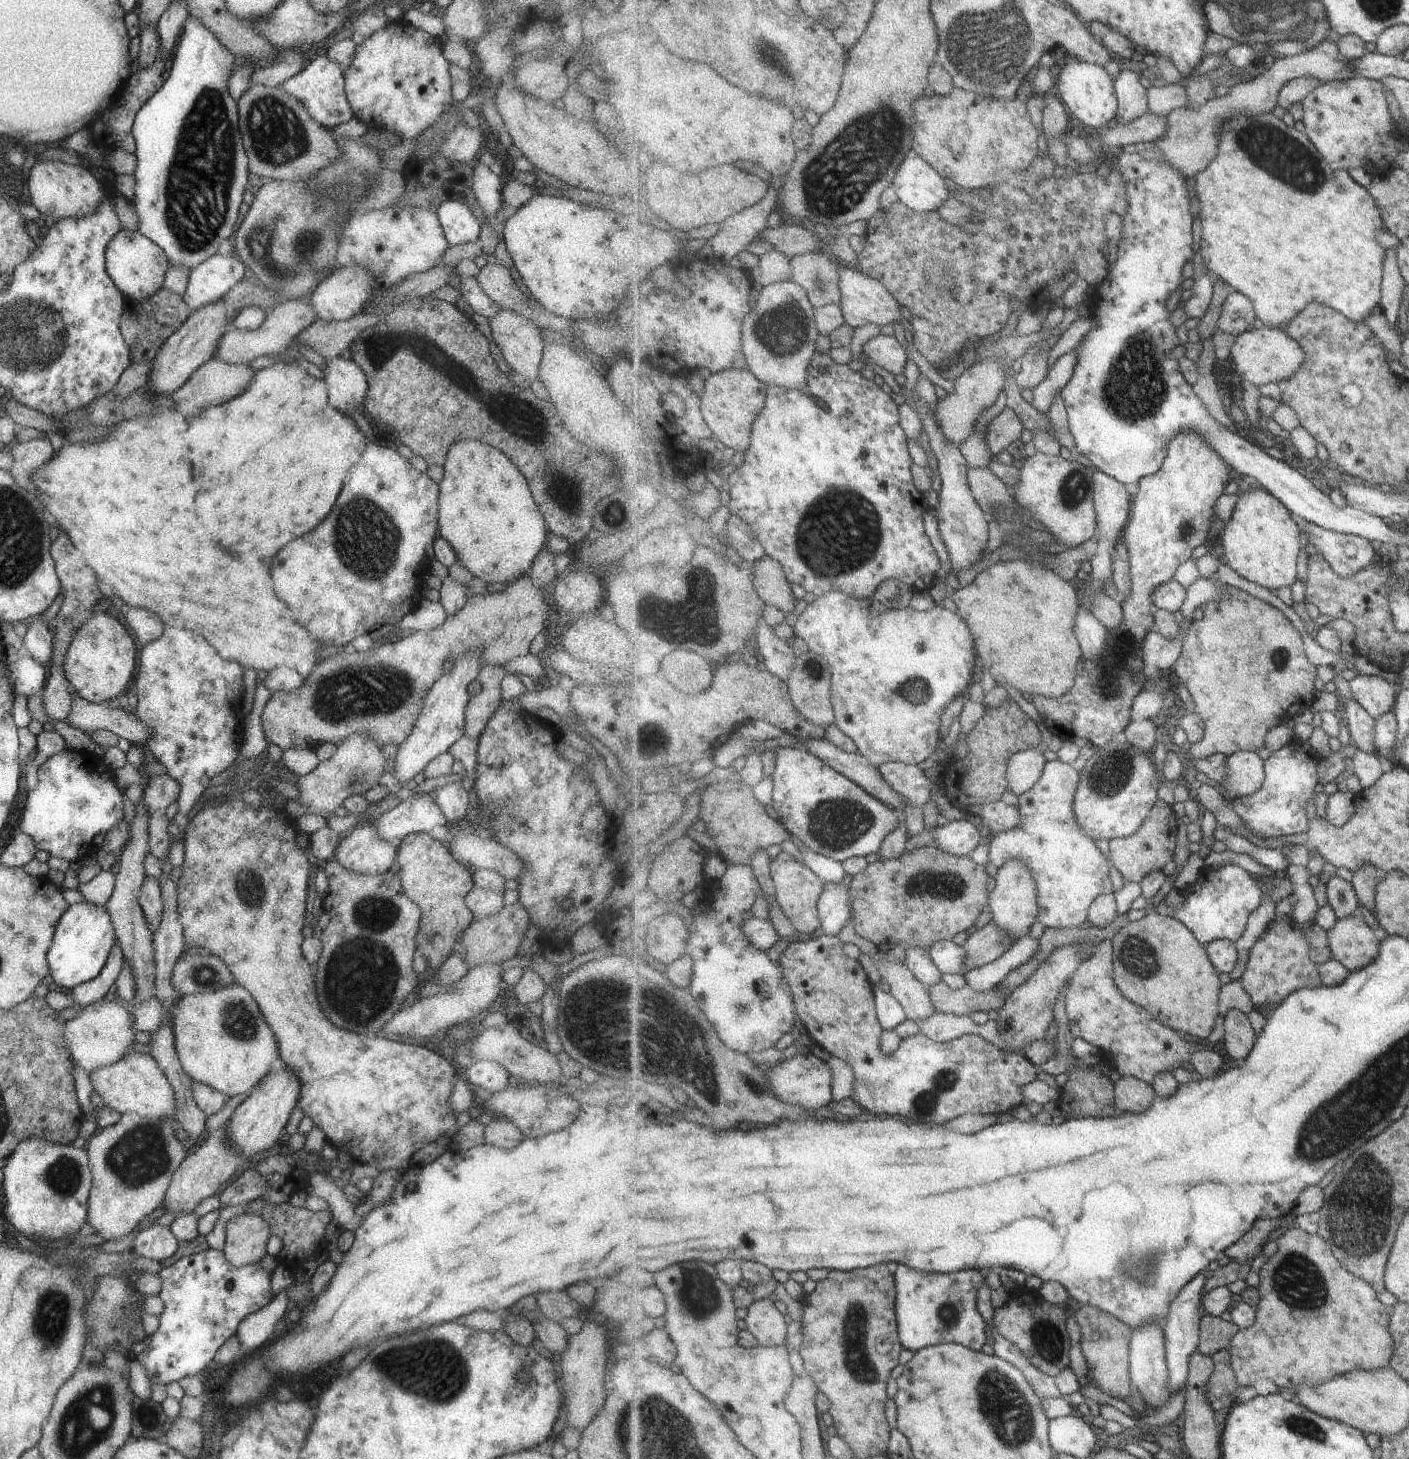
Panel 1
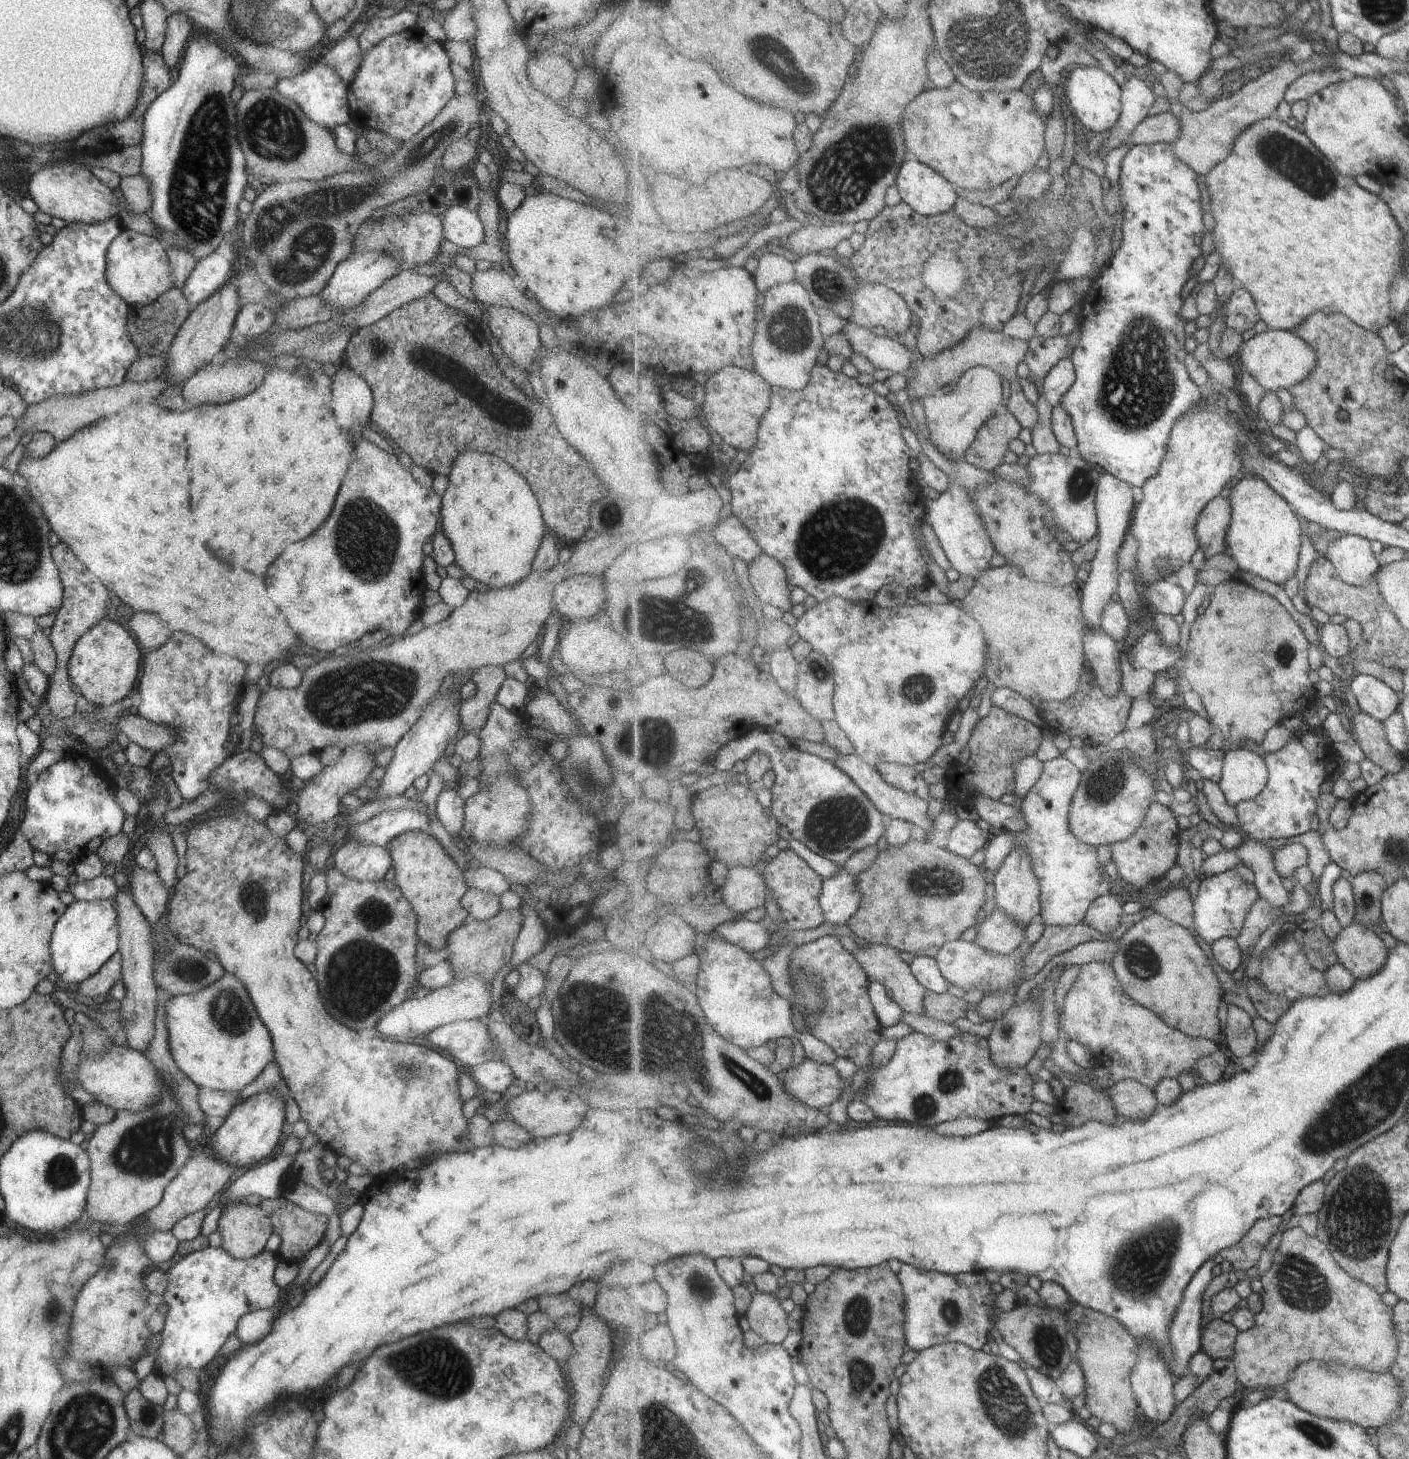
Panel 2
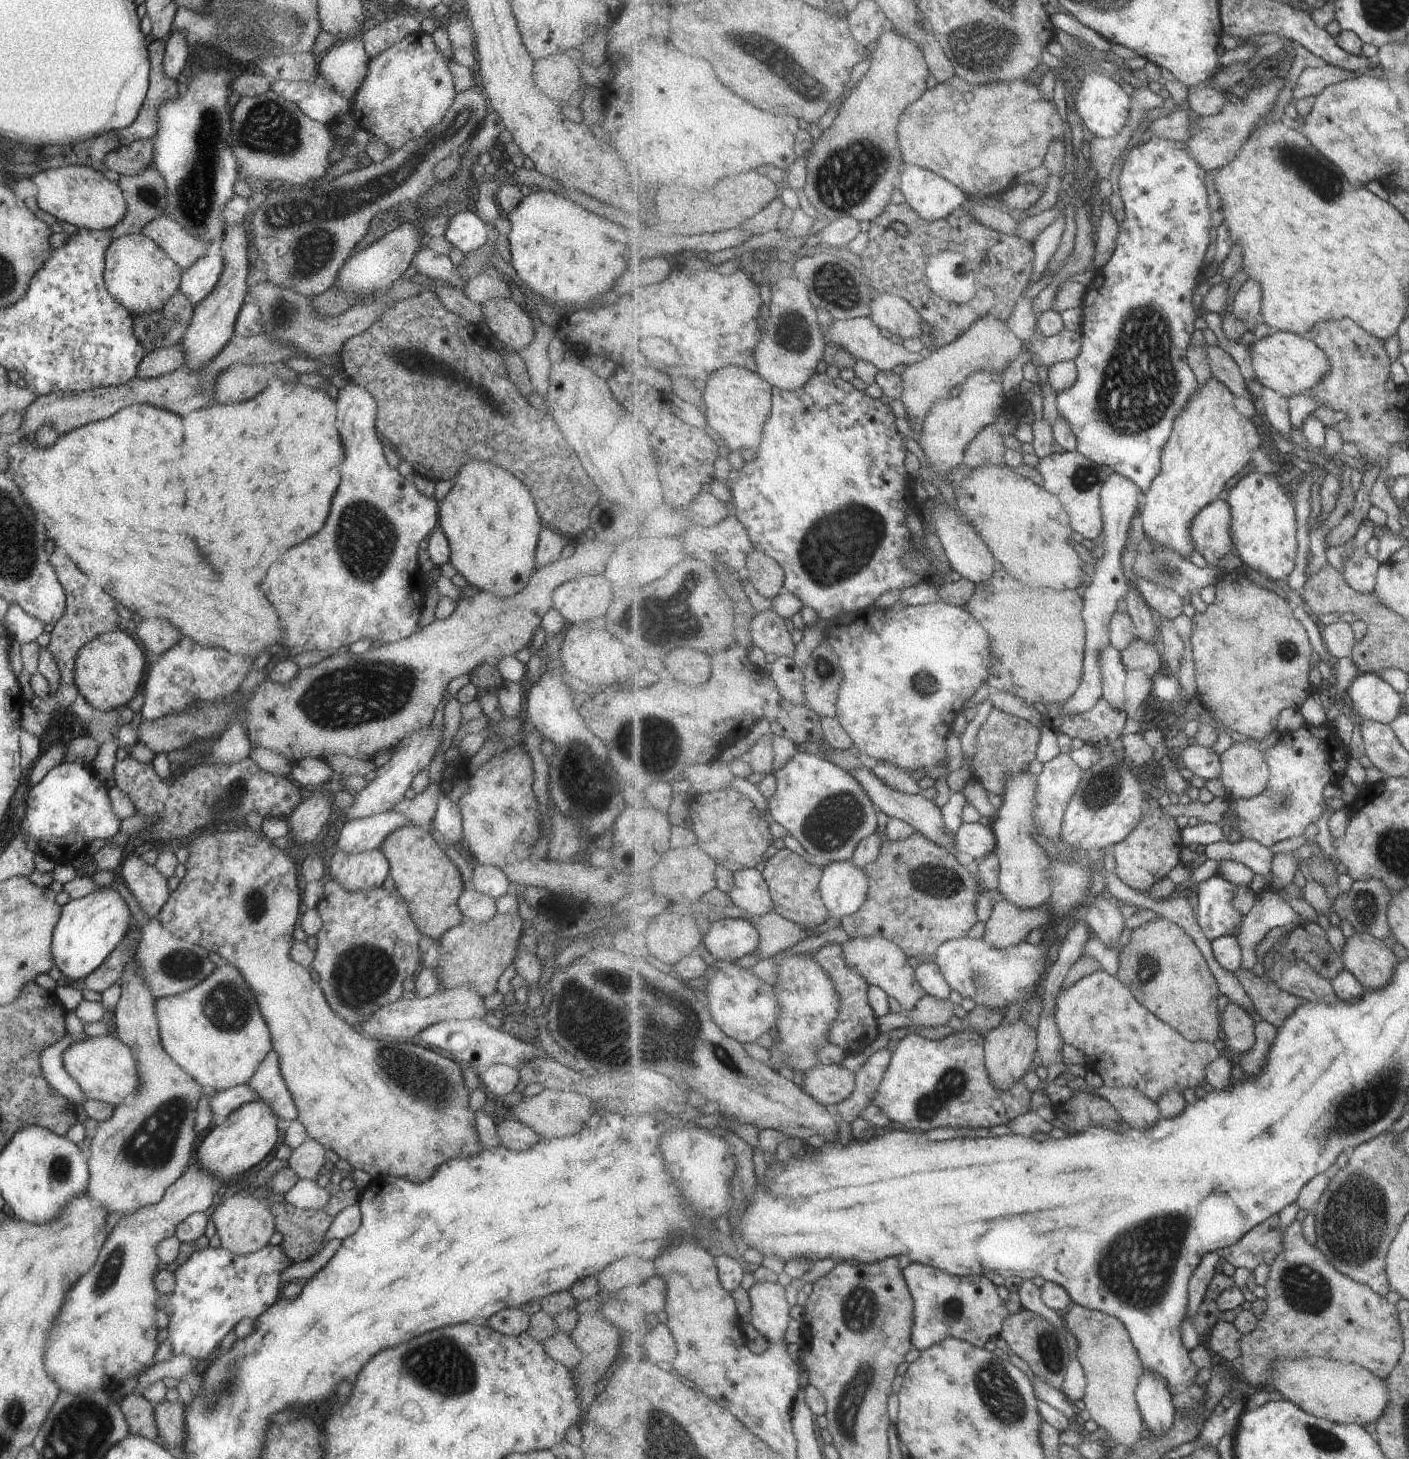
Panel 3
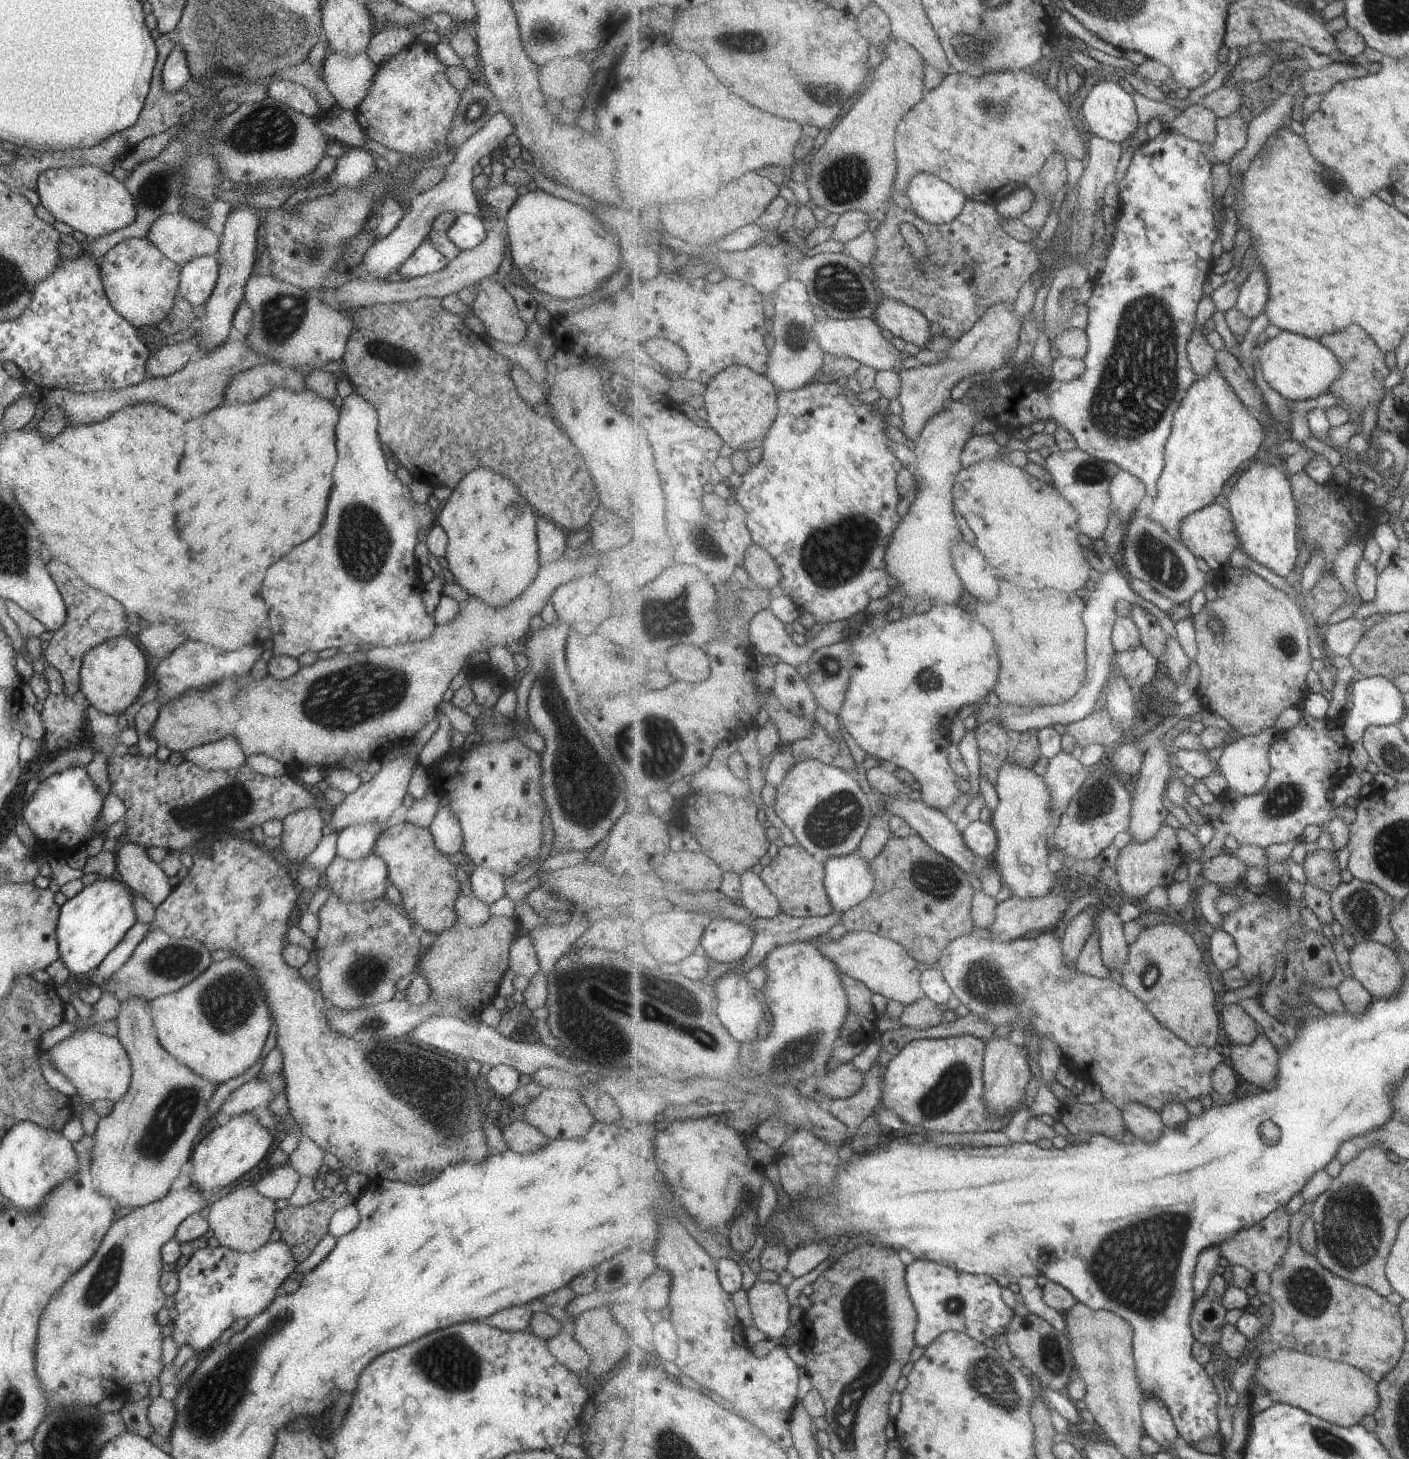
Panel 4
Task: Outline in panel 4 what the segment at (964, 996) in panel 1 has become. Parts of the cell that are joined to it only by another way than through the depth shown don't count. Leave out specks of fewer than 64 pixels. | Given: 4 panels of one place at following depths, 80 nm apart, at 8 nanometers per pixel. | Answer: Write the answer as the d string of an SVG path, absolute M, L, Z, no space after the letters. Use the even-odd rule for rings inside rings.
M926 996L923 1000L904 1007L899 1022L915 1030L929 1030L945 1022L944 1015L937 1003Z

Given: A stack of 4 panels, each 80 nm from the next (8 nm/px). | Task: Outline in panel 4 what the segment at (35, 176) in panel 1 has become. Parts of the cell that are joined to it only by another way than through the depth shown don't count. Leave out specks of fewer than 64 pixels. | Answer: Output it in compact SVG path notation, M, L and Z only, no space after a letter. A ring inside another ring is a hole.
M95 165L47 169L37 177L34 190L40 204L52 214L54 220L67 224L73 231L82 232L87 238L99 239L129 226L136 217L133 199L123 183Z

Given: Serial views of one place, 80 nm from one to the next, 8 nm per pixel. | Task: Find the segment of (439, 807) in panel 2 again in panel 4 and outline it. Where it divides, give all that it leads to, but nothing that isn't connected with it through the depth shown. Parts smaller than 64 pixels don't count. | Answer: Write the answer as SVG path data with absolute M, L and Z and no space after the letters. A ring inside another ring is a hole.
M447 806L435 813L428 826L435 848L458 861L461 857L462 832L455 813Z

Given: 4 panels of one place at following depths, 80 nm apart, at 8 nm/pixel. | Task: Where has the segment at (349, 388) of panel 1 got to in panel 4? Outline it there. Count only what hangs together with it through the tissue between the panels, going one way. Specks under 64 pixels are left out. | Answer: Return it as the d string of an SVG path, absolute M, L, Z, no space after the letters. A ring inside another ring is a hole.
M353 392L342 400L338 412L333 488L329 492L321 528L317 534L269 566L261 582L261 598L269 606L273 654L299 656L303 652L319 652L323 648L345 644L392 647L427 638L434 629L434 619L425 612L422 601L417 598L424 583L418 577L419 565L413 555L413 547L417 542L417 530L424 528L427 531L434 524L435 517L429 512L427 504L417 504L410 497L407 486L403 486L385 467L376 431L378 416L373 405Z

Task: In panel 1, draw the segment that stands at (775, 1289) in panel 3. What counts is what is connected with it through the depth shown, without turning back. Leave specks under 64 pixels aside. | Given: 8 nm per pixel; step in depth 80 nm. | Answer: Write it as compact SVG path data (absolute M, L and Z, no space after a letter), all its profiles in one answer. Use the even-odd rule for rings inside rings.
M765 1298L755 1301L747 1309L744 1322L761 1345L776 1347L785 1344L787 1322L773 1300Z

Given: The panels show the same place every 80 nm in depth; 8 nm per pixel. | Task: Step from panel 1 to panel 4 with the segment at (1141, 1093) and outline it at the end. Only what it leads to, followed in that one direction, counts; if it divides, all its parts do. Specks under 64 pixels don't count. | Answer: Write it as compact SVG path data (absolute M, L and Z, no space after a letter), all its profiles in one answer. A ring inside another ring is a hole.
M1129 1103L1121 1112L1127 1130L1145 1142L1156 1143L1166 1129L1162 1116L1141 1103Z

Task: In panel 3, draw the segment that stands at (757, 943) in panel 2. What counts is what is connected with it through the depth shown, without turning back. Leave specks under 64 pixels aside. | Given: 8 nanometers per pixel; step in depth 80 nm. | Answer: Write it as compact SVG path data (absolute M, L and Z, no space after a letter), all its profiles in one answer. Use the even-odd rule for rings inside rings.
M722 918L715 920L703 936L706 950L717 961L735 961L757 952L760 934L747 919Z

